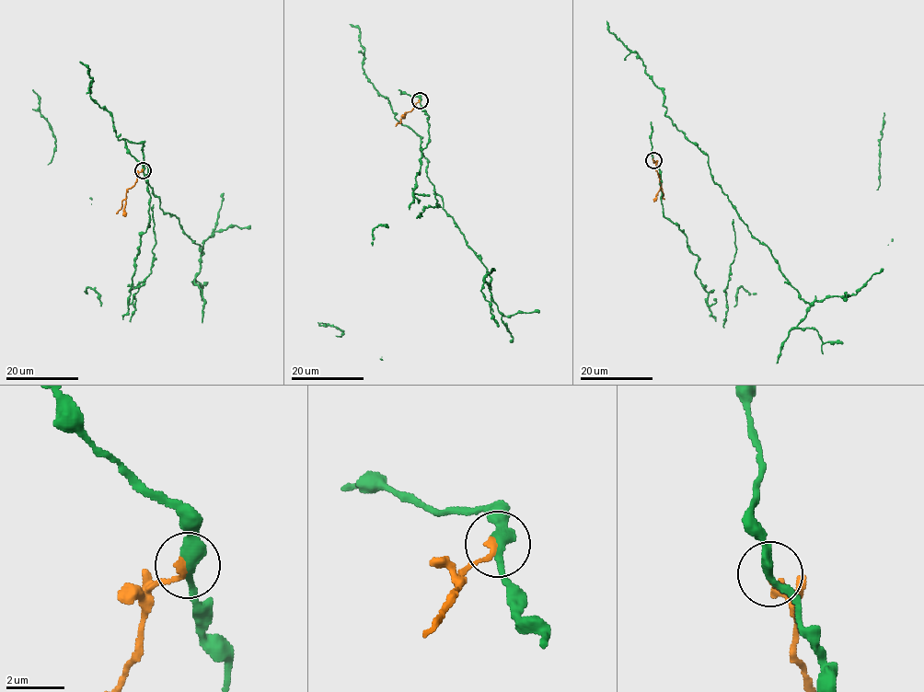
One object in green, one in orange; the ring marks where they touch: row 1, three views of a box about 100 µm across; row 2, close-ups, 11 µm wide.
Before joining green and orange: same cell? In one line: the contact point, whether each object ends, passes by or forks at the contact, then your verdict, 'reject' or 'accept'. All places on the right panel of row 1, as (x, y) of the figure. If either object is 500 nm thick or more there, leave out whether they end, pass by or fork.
place (653, 160); green passes by; orange ends; reject

